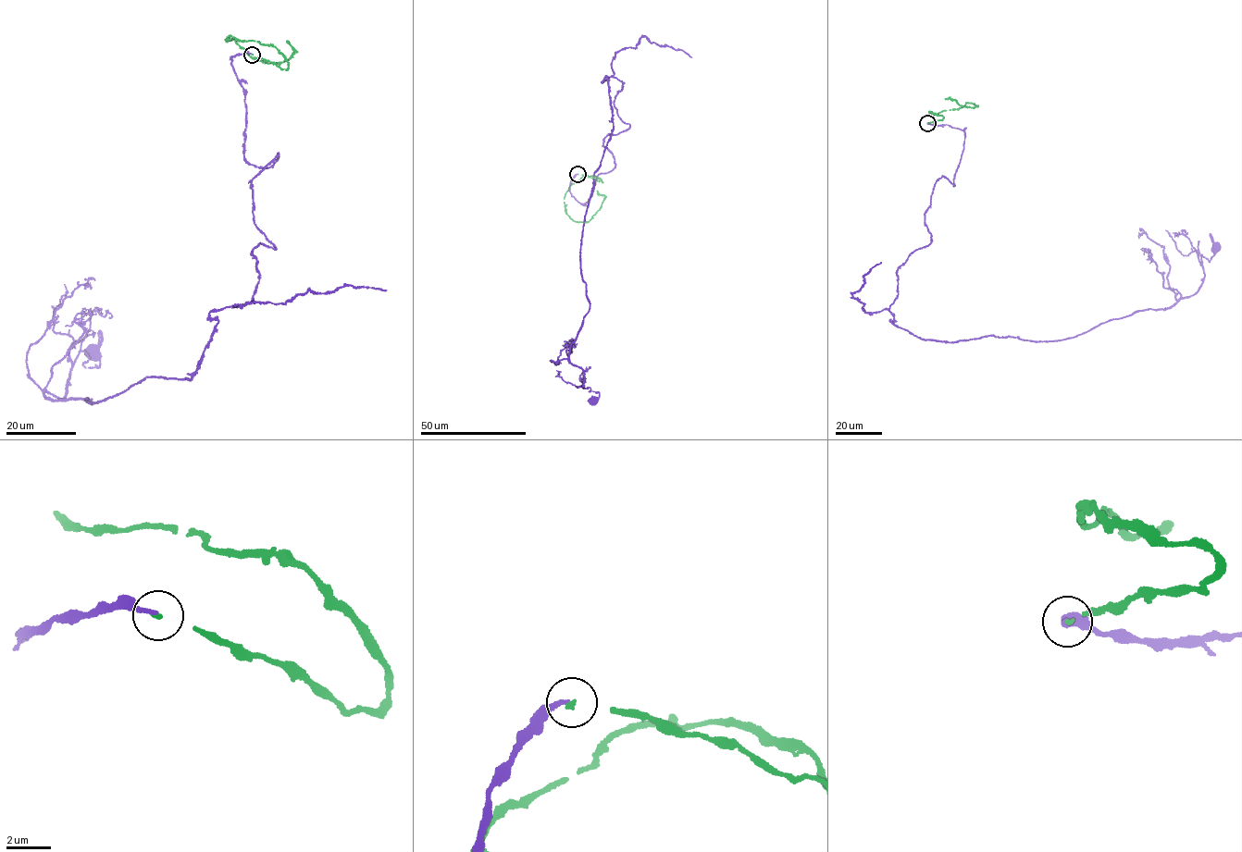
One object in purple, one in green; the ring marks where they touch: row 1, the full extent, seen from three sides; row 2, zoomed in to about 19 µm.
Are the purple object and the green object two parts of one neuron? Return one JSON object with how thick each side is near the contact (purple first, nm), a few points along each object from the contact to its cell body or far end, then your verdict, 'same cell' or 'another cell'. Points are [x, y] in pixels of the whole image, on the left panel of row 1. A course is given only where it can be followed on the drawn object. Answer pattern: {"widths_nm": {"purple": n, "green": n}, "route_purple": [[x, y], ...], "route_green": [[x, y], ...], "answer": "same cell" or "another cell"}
{"widths_nm": {"purple": 180, "green": 130}, "route_purple": [[253, 54], [244, 159], [279, 154], [253, 300], [209, 314], [189, 381], [47, 400], [92, 352]], "route_green": [[253, 54], [287, 67], [273, 45], [227, 37], [264, 62], [288, 58], [295, 51], [288, 41]], "answer": "another cell"}

